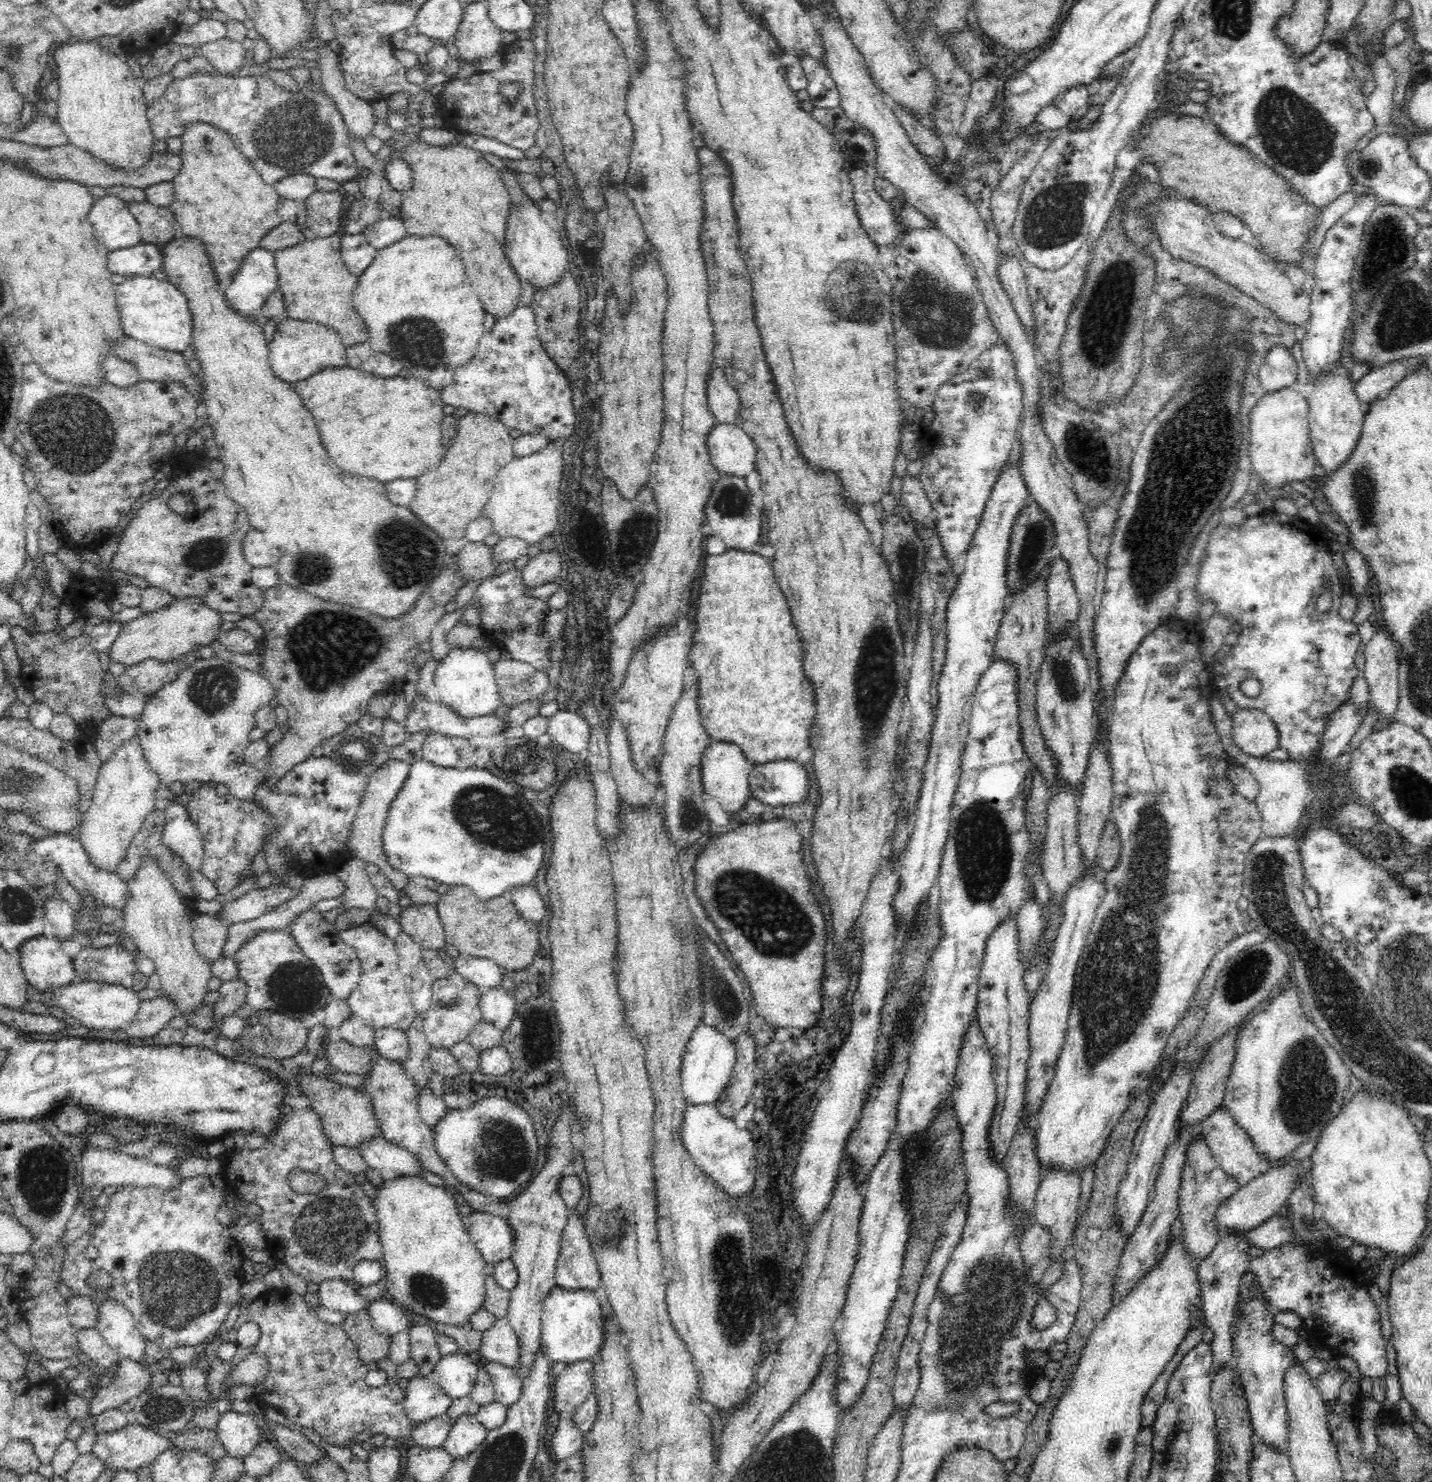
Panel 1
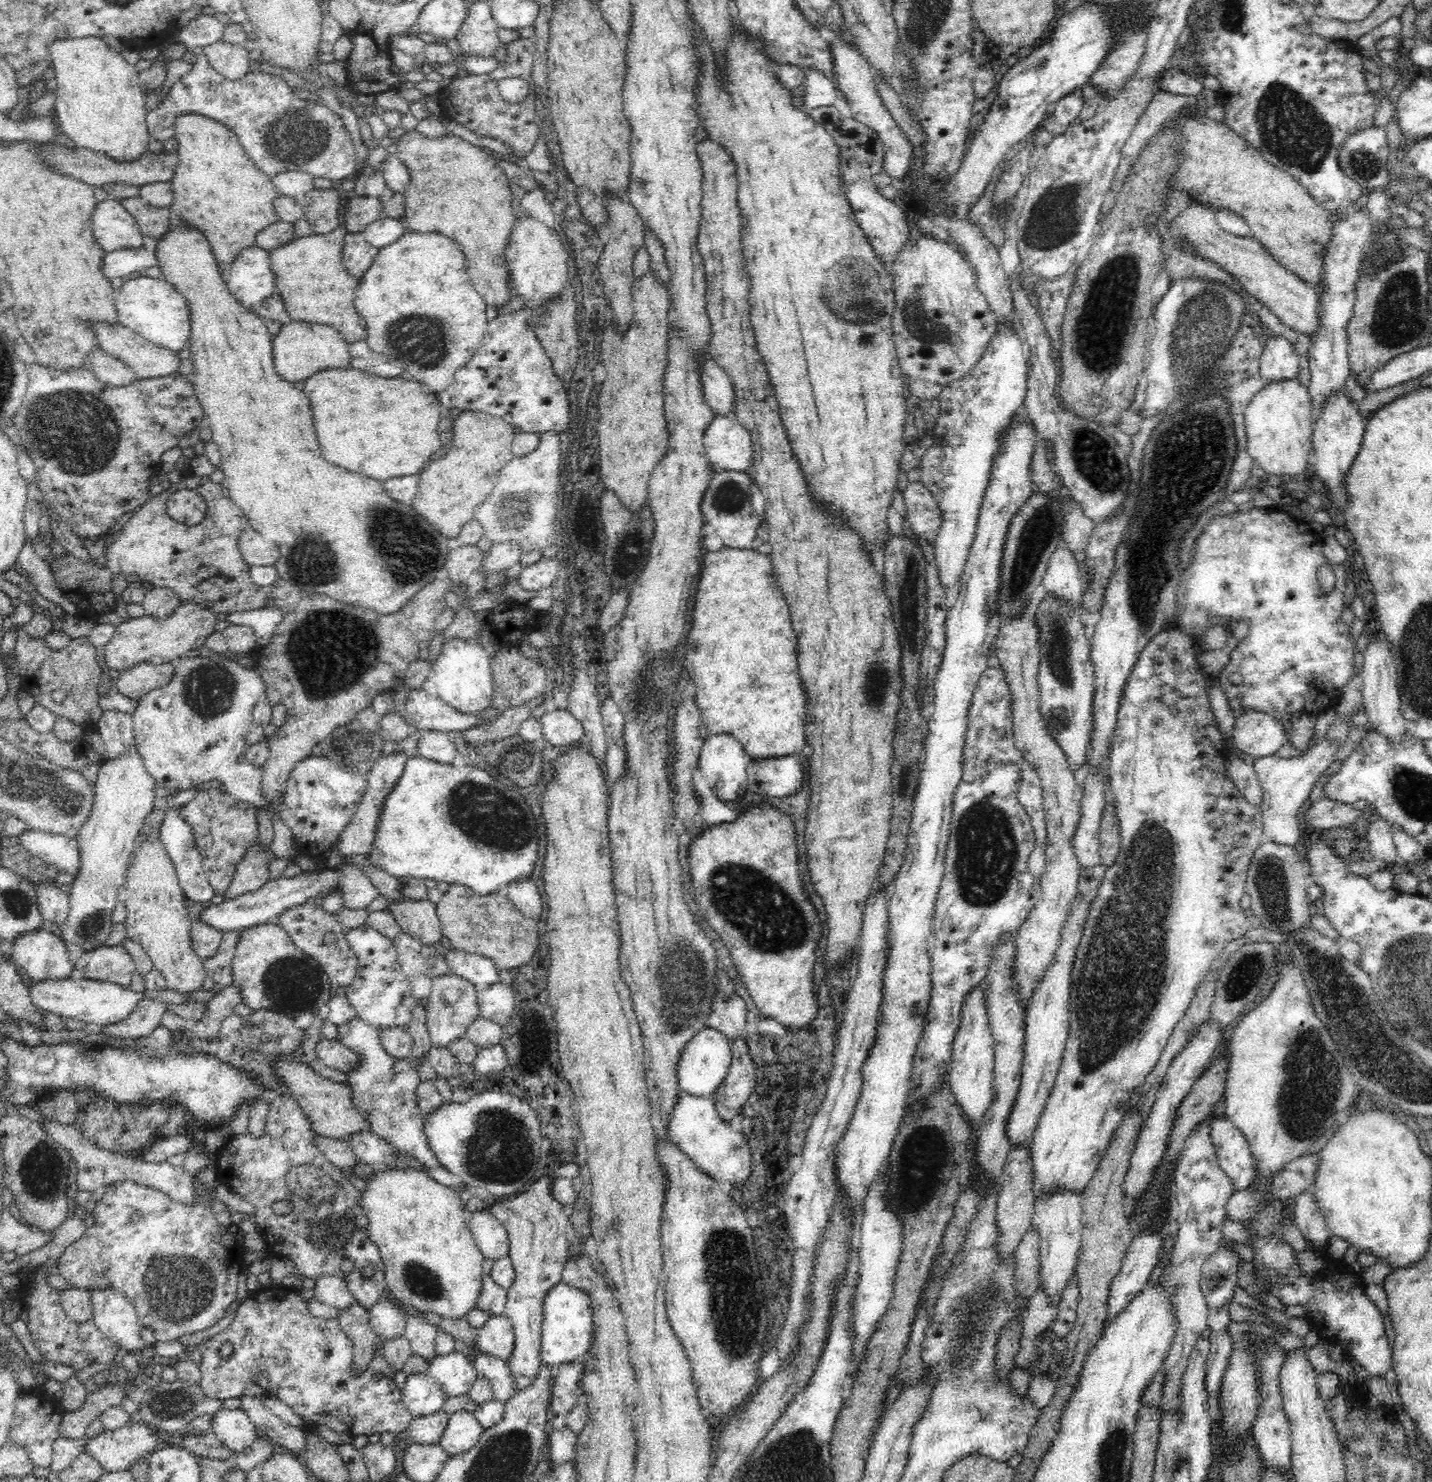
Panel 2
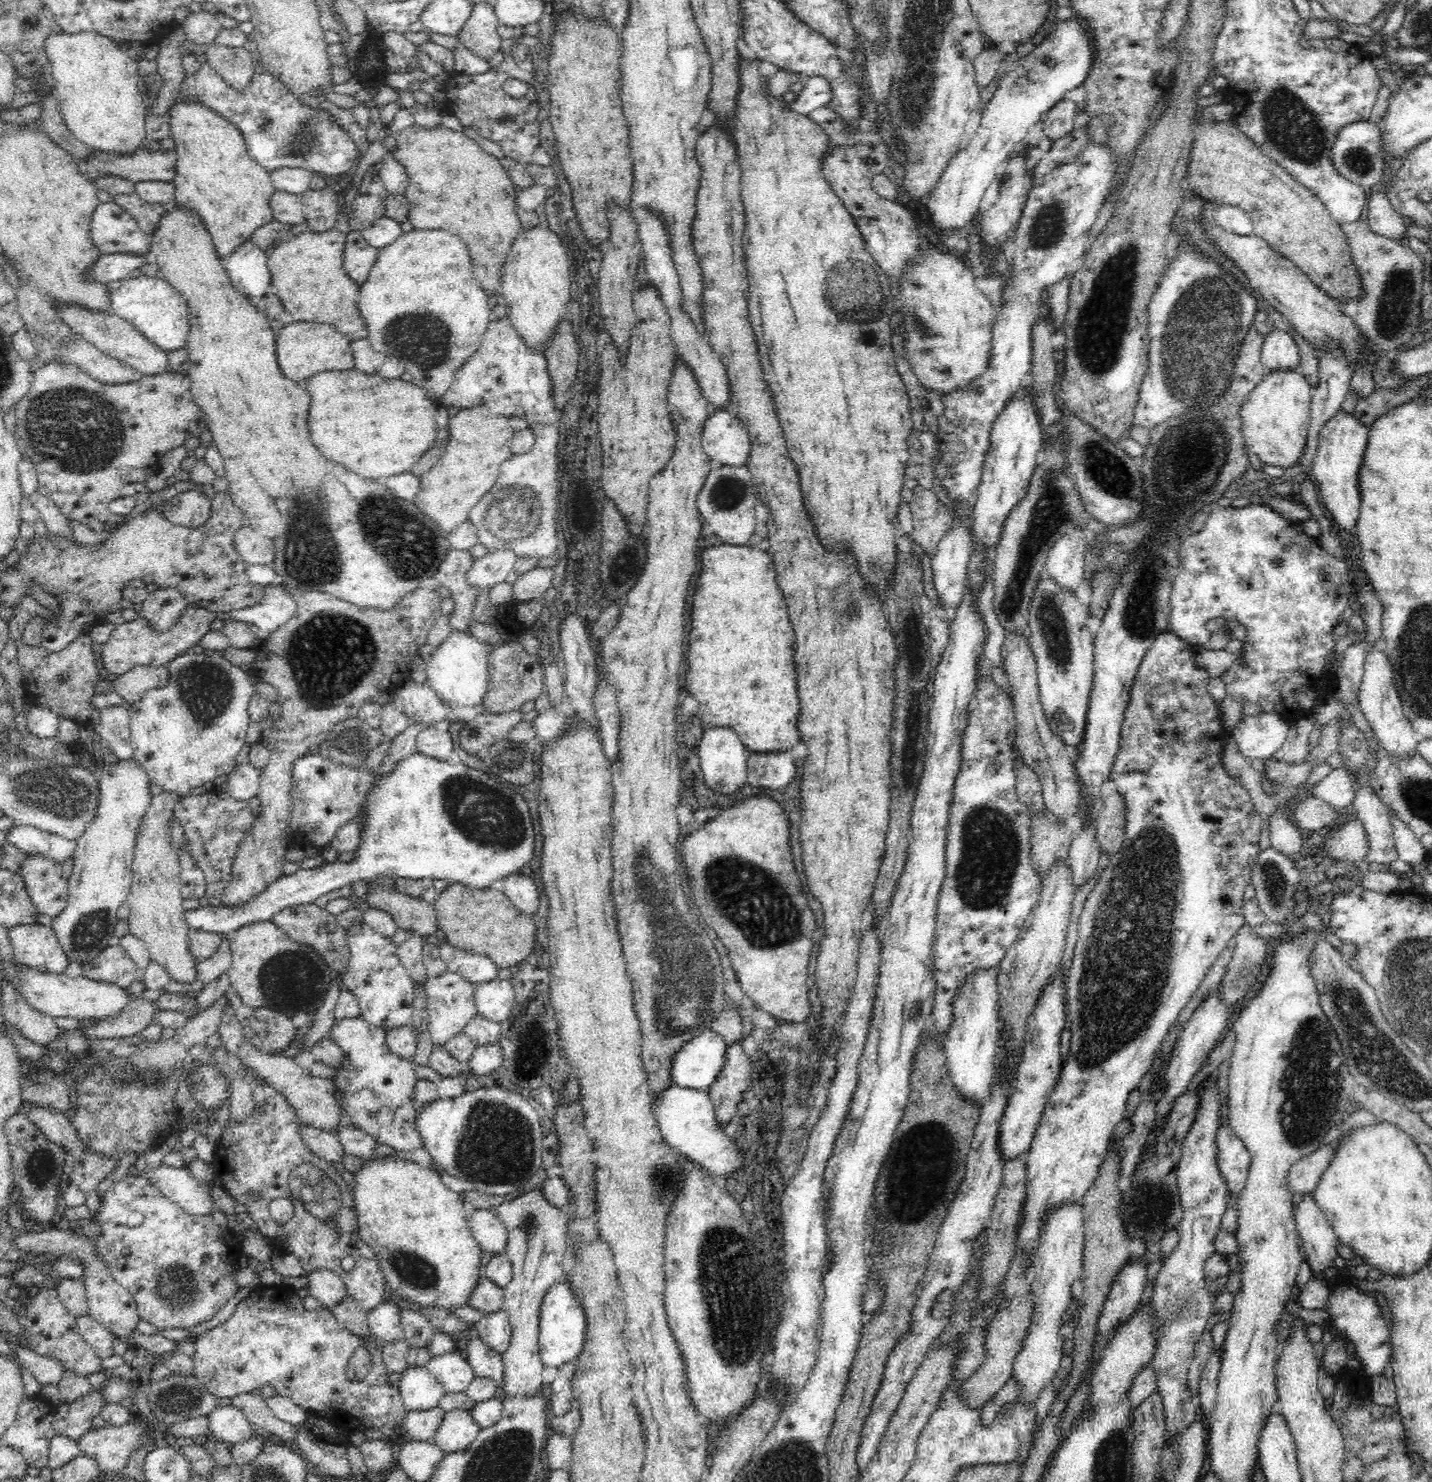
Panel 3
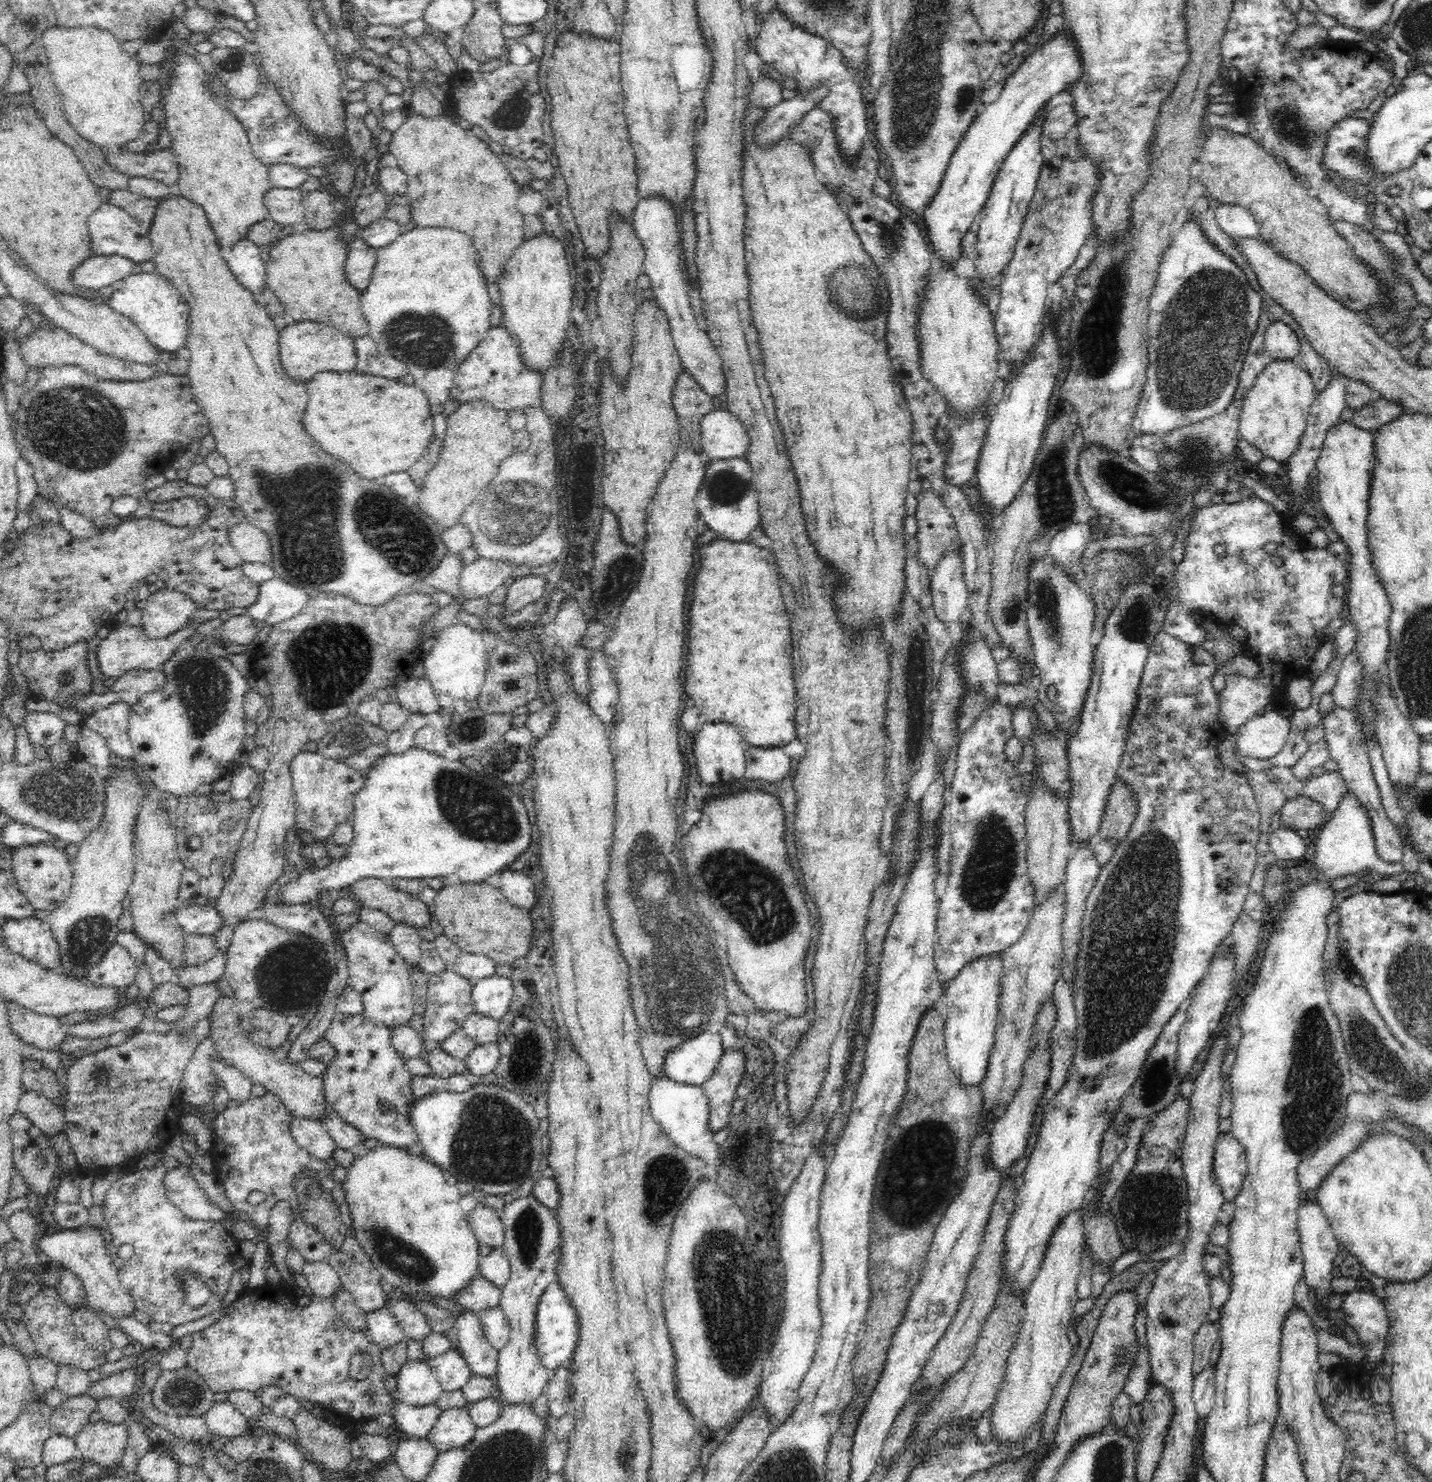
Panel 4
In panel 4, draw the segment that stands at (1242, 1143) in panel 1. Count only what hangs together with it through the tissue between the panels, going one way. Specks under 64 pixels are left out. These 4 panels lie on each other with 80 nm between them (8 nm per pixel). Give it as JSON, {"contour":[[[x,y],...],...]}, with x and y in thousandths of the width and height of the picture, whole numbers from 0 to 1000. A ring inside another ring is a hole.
{"contour":[[[860,763],[851,766],[847,779],[847,794],[853,802],[856,810],[862,810],[869,792],[872,791],[871,779]]]}

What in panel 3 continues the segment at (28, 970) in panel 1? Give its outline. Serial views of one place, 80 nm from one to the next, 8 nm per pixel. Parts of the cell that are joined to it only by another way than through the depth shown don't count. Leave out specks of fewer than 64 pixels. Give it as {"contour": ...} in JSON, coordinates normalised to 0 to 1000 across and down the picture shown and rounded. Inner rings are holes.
{"contour":[[[15,623],[5,628],[10,646],[15,651],[34,657],[45,657],[48,648],[36,626]]]}

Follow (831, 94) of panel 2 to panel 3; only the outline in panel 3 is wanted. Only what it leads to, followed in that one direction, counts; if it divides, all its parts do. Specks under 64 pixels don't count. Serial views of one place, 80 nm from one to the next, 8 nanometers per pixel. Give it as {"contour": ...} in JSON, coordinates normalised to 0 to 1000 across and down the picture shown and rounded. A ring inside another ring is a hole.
{"contour":[[[567,51],[561,54],[561,60],[554,68],[550,70],[550,74],[564,78],[568,74],[577,72],[582,67],[582,59],[574,52]]]}

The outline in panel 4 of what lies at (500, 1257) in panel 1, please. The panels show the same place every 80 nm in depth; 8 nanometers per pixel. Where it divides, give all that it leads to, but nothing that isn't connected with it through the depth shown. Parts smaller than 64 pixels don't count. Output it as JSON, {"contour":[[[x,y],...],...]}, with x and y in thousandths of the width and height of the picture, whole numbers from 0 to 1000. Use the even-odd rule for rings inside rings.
{"contour":[[[339,811],[334,812],[326,821],[328,827],[334,840],[341,840],[344,843],[351,841],[352,829],[348,815],[340,814]]]}

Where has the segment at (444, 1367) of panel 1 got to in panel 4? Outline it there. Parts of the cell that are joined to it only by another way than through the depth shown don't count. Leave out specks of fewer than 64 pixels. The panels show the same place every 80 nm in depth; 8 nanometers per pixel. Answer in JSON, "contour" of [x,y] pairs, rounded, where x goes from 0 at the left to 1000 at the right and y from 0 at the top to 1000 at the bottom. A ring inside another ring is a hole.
{"contour":[[[317,910],[297,919],[310,939],[322,938],[330,928],[325,917]]]}

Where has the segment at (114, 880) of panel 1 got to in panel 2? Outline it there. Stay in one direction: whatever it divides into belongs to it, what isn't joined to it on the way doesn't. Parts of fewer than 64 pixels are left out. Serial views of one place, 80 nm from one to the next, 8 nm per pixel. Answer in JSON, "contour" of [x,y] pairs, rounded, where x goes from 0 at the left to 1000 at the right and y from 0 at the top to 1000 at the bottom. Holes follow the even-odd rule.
{"contour":[[[20,559],[12,564],[21,576],[29,579],[53,592],[56,587],[55,571],[53,565]]]}

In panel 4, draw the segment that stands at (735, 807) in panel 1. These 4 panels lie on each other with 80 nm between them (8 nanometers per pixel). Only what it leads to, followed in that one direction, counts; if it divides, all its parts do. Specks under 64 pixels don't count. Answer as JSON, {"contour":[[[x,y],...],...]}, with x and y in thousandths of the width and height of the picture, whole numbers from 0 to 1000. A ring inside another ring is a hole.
{"contour":[[[492,487],[483,497],[485,501],[485,513],[486,513],[486,524],[493,529],[503,530],[518,525],[521,518],[521,506],[522,502],[517,498],[514,490],[508,487]]]}

